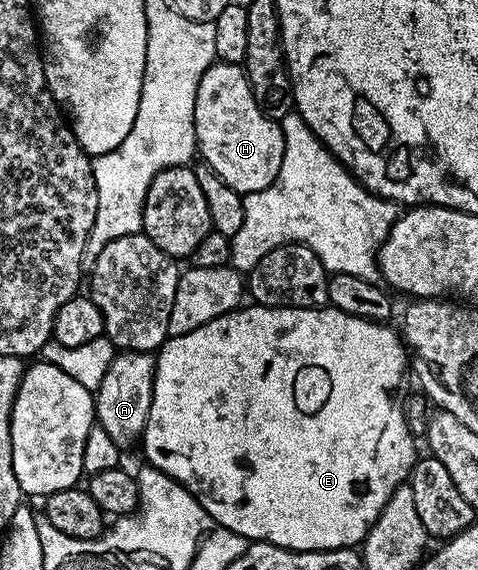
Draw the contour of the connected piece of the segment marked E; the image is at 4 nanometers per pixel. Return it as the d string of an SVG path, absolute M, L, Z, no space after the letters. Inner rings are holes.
M242 306L236 312L228 312L211 322L207 322L207 326L199 326L199 330L191 330L191 334L169 336L155 356L157 369L155 370L155 378L153 379L153 397L151 398L151 410L147 414L147 426L145 427L143 437L143 449L145 448L145 456L149 459L150 466L158 468L163 474L162 477L179 482L182 488L186 488L201 503L203 510L207 510L207 514L211 514L211 518L215 518L215 522L219 522L227 530L231 530L235 534L244 536L246 541L278 544L281 548L291 548L295 552L326 552L332 548L353 548L354 546L360 545L364 541L366 534L371 530L371 526L379 518L383 506L387 506L387 498L391 498L391 494L395 494L395 490L400 484L408 481L409 471L413 469L415 463L415 455L413 456L415 437L407 430L407 422L401 409L402 401L399 399L399 396L397 400L397 391L401 388L401 379L404 378L405 372L407 376L407 349L402 337L394 329L393 333L388 328L389 326L385 322L364 320L361 316L352 316L332 306L326 306L324 308L263 308L260 306Z

